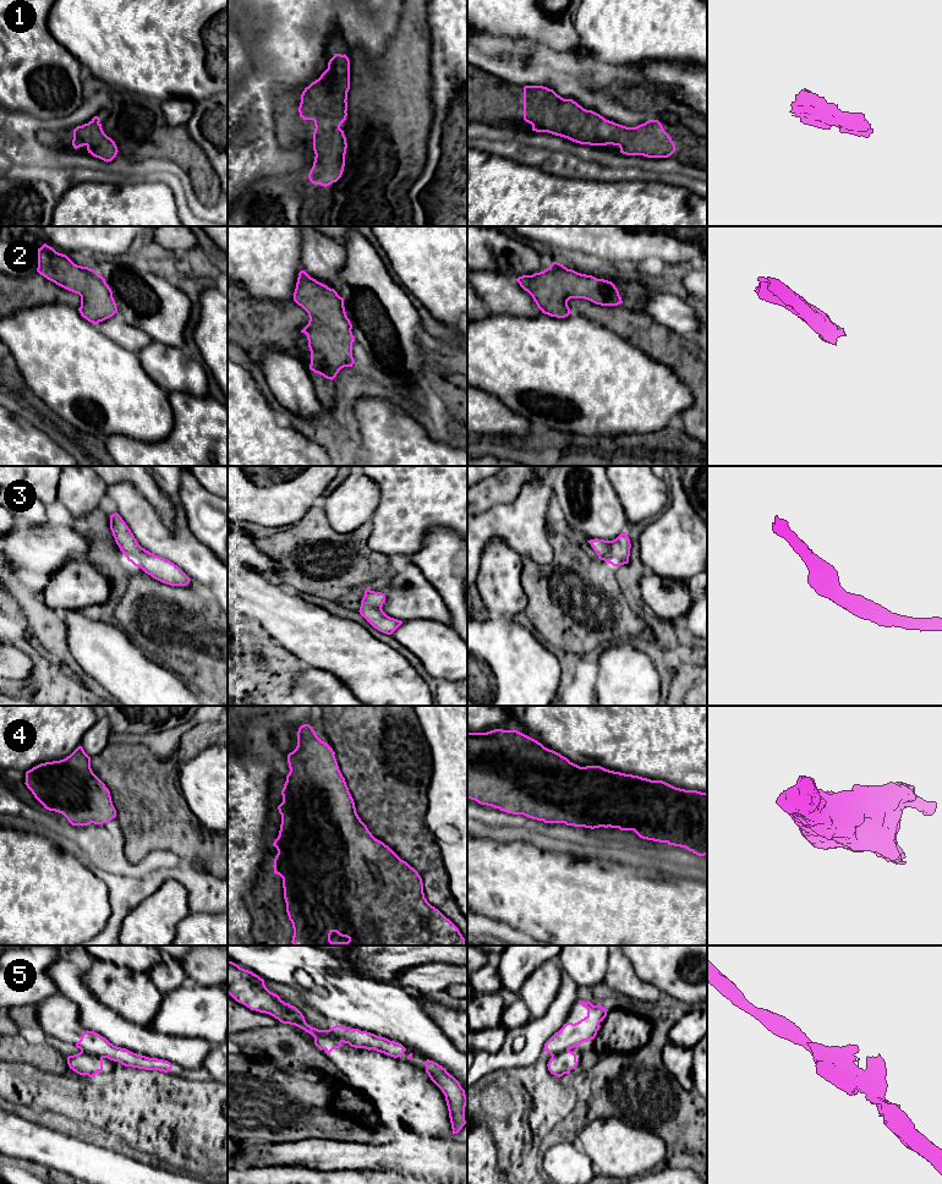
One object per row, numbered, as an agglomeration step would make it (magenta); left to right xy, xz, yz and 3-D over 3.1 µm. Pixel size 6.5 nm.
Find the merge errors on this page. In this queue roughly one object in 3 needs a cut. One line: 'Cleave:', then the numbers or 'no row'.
Cleave: 5

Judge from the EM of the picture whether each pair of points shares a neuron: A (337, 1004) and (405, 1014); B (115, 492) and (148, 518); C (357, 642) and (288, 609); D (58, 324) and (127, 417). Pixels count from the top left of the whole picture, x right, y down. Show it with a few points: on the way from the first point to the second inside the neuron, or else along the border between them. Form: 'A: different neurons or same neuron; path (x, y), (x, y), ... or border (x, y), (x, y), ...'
A: same neuron; path (354, 1008), (388, 1010)
B: same neuron; path (124, 498), (140, 514)
C: same neuron; path (340, 642), (334, 642), (313, 626), (305, 626)
D: same neuron; path (58, 347), (104, 394)

